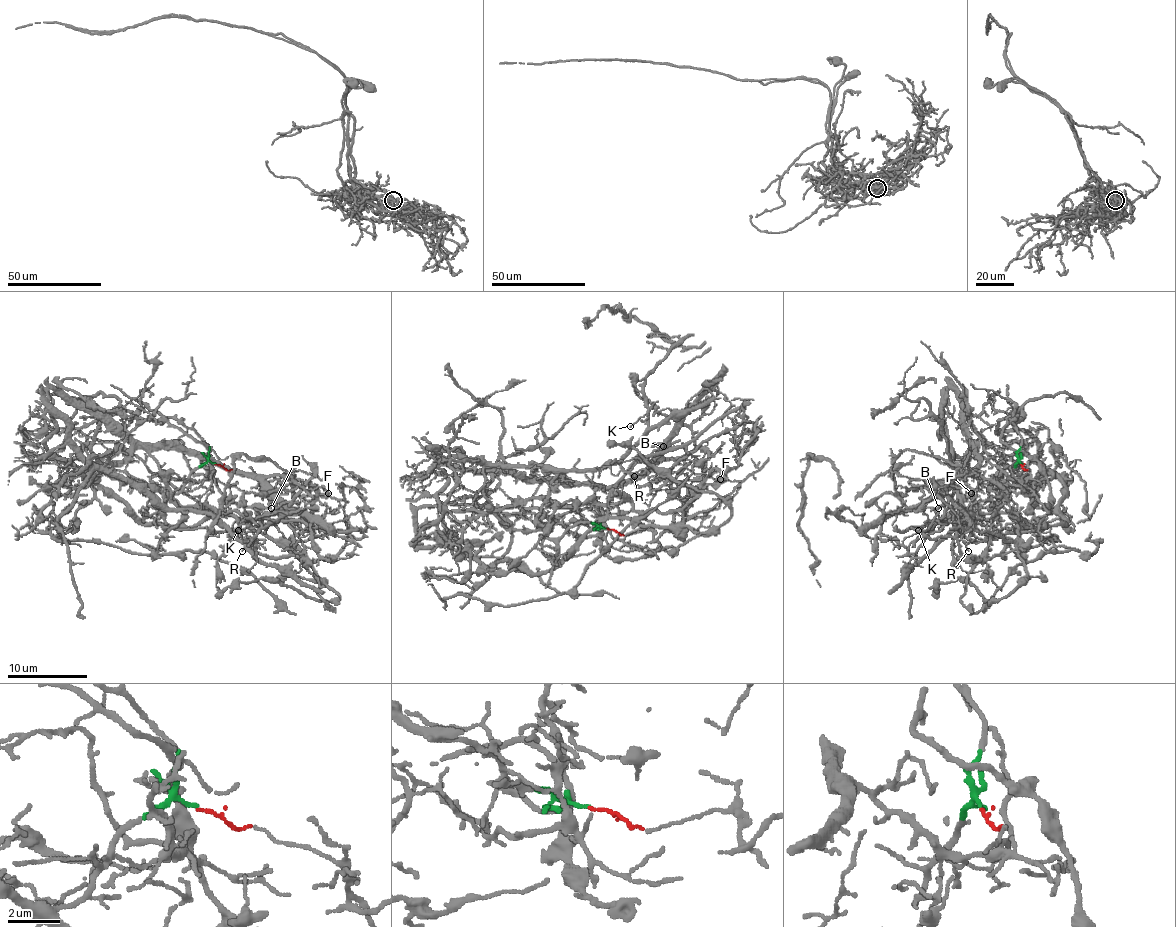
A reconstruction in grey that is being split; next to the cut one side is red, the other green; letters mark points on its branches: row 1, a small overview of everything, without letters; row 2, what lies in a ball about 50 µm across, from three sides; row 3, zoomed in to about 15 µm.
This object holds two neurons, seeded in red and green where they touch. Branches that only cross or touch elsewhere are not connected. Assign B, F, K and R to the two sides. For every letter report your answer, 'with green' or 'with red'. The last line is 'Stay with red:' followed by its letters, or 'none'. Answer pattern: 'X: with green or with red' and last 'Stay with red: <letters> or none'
B: with red
F: with red
K: with green
R: with green
Stay with red: B, F

